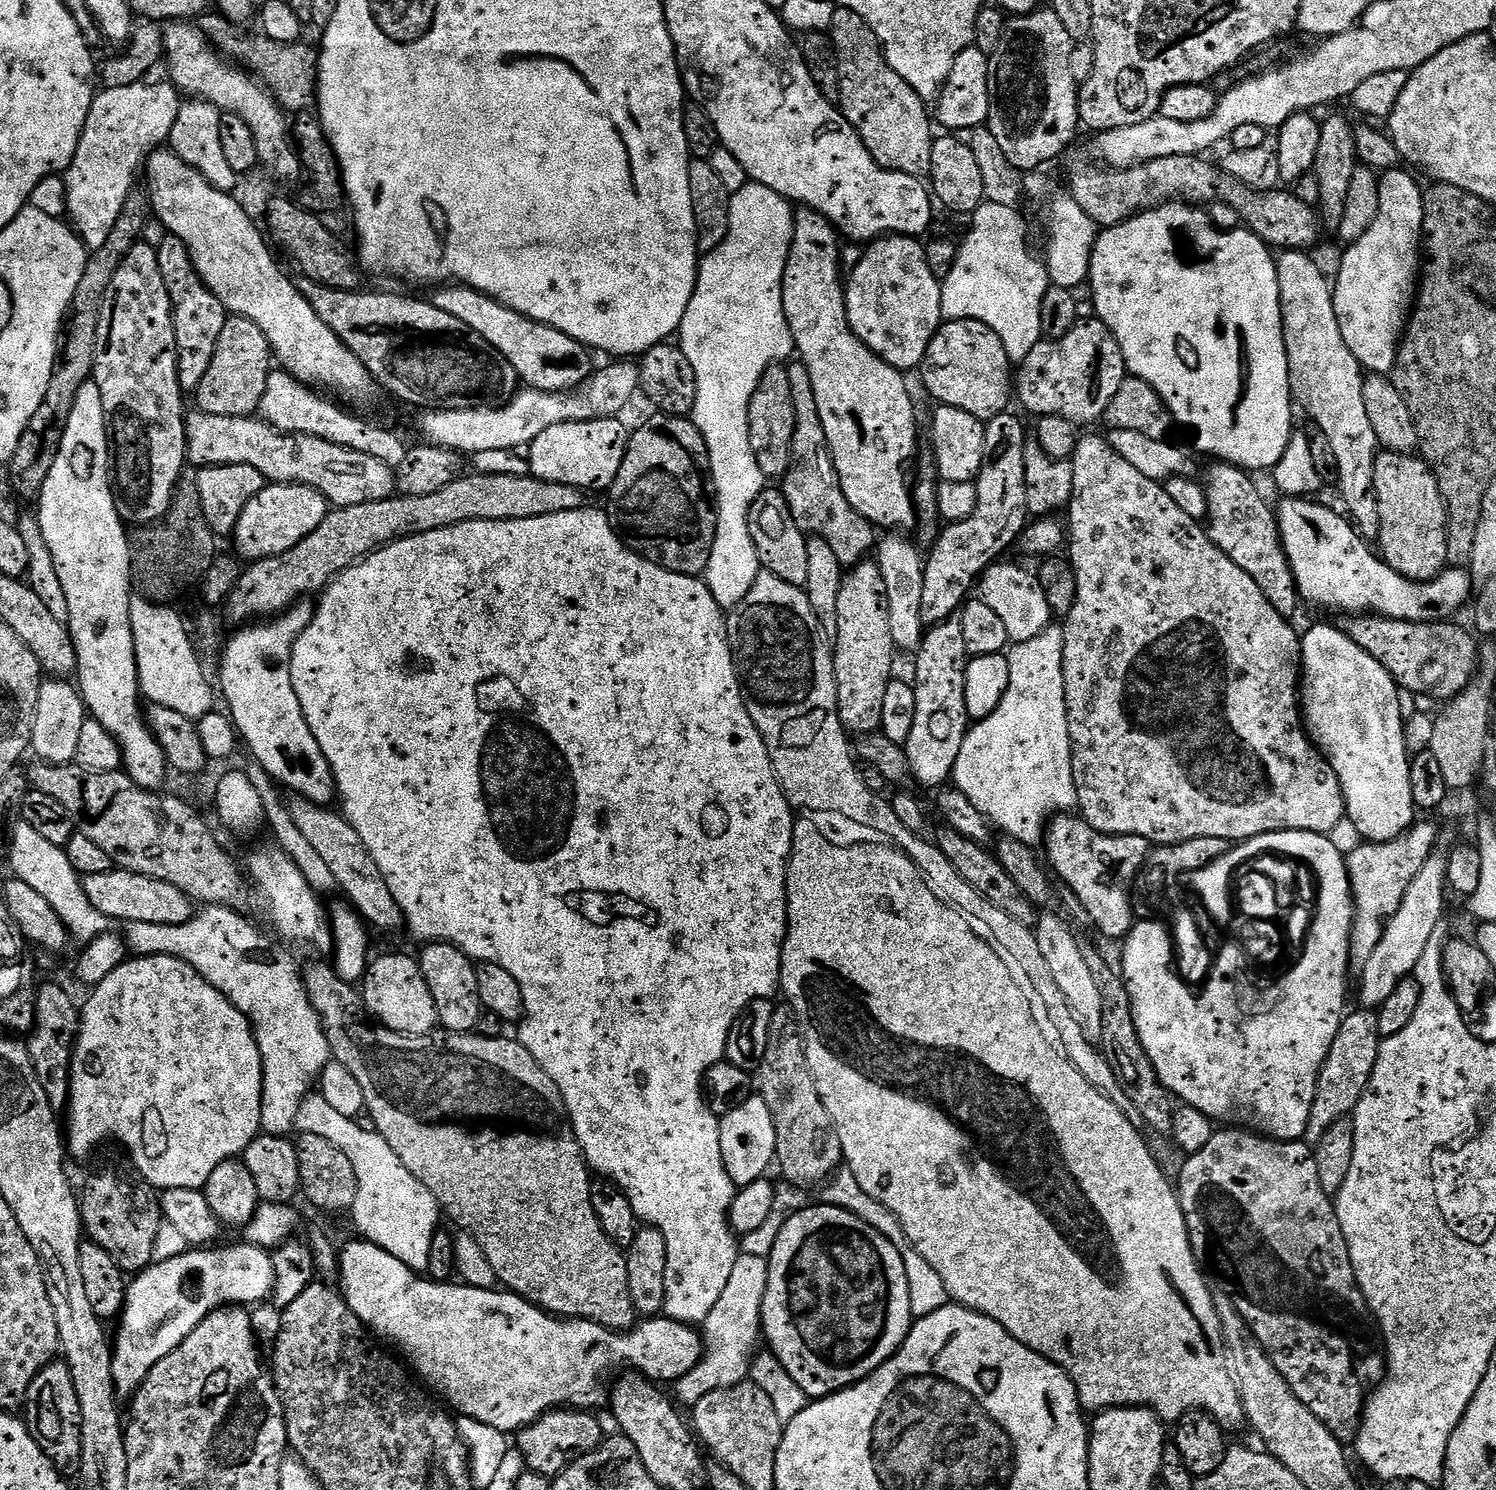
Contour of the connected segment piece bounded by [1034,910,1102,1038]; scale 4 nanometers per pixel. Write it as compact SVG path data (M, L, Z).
M1044 910L1037 915L1034 931L1038 938L1038 947L1042 950L1042 958L1050 966L1050 974L1058 990L1062 990L1062 998L1070 1006L1070 1010L1076 1015L1076 1021L1082 1026L1084 1033L1089 1038L1100 1035L1100 1019L1102 1018L1102 998L1098 995L1098 989L1094 983L1094 974L1090 974L1090 966L1086 966L1086 960L1082 958L1081 943L1076 942L1076 936L1068 929L1069 921L1063 915L1055 916L1054 913Z

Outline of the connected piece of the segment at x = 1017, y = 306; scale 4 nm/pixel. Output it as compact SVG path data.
M985 202L980 205L977 212L971 213L970 220L972 220L972 229L969 230L964 244L962 240L962 243L959 245L954 266L940 286L942 290L942 314L944 315L944 320L978 319L978 321L984 322L986 326L992 327L1001 336L1002 343L1006 346L1006 353L1009 355L1011 363L1016 366L1024 361L1026 354L1030 354L1030 350L1034 350L1034 346L1039 344L1042 339L1042 298L1046 298L1046 290L1050 286L1047 263L1040 256L1036 257L1028 249L1028 224L1024 221L1024 216L1020 211L1021 209L1019 207L1011 208L1002 202L996 202L996 204Z

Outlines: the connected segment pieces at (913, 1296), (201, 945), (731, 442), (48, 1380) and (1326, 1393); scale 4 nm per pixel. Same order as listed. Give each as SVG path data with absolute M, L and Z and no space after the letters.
M837 1171L824 1186L823 1203L832 1204L836 1208L854 1214L862 1222L866 1222L874 1230L878 1230L878 1234L882 1234L895 1246L898 1254L902 1254L902 1262L906 1266L906 1282L910 1286L910 1310L913 1317L929 1316L942 1310L945 1304L949 1303L950 1297L946 1285L942 1283L942 1278L938 1278L934 1266L930 1266L930 1262L926 1262L926 1258L922 1258L922 1254L918 1254L918 1250L914 1250L914 1246L906 1238L898 1218L894 1214L890 1214L890 1210L886 1210L886 1206L882 1206L882 1202L874 1202L874 1198L870 1198L870 1194L866 1194L866 1190L862 1190L862 1186L858 1186L858 1178L854 1178L852 1172Z
M204 906L193 915L192 919L178 926L158 926L154 922L134 922L123 929L122 935L131 951L136 956L169 956L178 958L194 970L214 990L226 994L235 1008L240 1010L256 1035L258 1050L262 1054L264 1085L262 1086L262 1122L263 1135L287 1137L288 1131L296 1128L298 1110L302 1102L317 1087L325 1066L332 1060L330 1042L322 1030L322 1022L308 1001L304 989L301 969L283 968L276 964L272 956L252 956L264 944L264 936L251 924L228 906Z
M749 182L742 186L742 190L733 192L730 202L730 230L722 246L707 253L699 261L696 289L690 298L690 306L686 306L686 314L682 318L678 333L680 349L684 351L686 358L690 358L690 366L694 366L694 378L698 382L698 398L694 402L690 419L698 426L706 442L716 497L716 533L706 583L718 606L725 610L736 608L738 602L742 602L742 598L750 594L750 586L754 586L762 571L758 550L754 550L754 538L750 538L748 519L750 506L765 491L766 472L758 466L754 450L750 446L748 407L750 398L754 390L758 390L758 382L766 374L766 370L787 361L787 356L793 355L796 346L784 313L782 296L784 271L794 238L795 217L793 201L770 190L770 186Z
M63 1362L47 1364L45 1368L30 1382L30 1390L26 1397L26 1423L32 1435L53 1464L61 1470L79 1465L82 1454L82 1405L78 1402L78 1394L74 1391L74 1378L70 1378L68 1365Z
M1228 1126L1223 1130L1213 1131L1210 1142L1184 1161L1185 1164L1180 1168L1178 1195L1182 1214L1186 1218L1192 1253L1197 1260L1207 1267L1208 1264L1212 1267L1212 1272L1220 1283L1219 1291L1228 1296L1230 1302L1234 1302L1238 1314L1248 1324L1249 1330L1255 1334L1256 1340L1262 1345L1264 1351L1268 1353L1274 1370L1278 1370L1278 1374L1282 1374L1282 1378L1290 1386L1294 1398L1298 1398L1298 1402L1302 1402L1302 1406L1306 1406L1310 1414L1318 1418L1318 1422L1327 1426L1336 1440L1355 1441L1364 1415L1364 1401L1368 1399L1373 1387L1379 1385L1386 1375L1386 1349L1384 1338L1380 1335L1380 1326L1376 1323L1376 1316L1370 1310L1356 1281L1354 1266L1350 1262L1350 1250L1346 1246L1346 1238L1338 1222L1333 1197L1328 1196L1326 1190L1322 1190L1322 1182L1318 1182L1318 1162L1315 1151L1307 1143L1298 1140L1270 1140L1267 1136Z

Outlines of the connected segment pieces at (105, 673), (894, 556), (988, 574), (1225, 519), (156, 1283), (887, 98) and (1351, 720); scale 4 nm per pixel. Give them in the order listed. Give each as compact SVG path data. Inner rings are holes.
M93 379L87 380L82 390L78 390L78 398L74 398L74 410L70 410L70 422L62 438L62 450L58 450L58 458L54 458L54 466L44 486L38 497L38 519L43 525L42 536L53 558L54 570L57 571L69 607L66 623L74 642L76 667L80 676L78 687L87 715L97 720L116 739L123 767L134 783L149 790L163 789L164 779L170 776L168 760L164 757L162 746L158 746L154 734L148 729L142 708L140 712L142 693L131 630L131 602L134 599L132 546L126 525L116 509L116 494L110 479L108 427L106 414L102 410L102 390L98 390Z
M884 534L874 549L876 565L882 570L886 582L886 598L890 610L890 638L894 638L901 653L915 653L924 640L926 626L922 622L922 582L924 581L925 557L921 549L911 544L904 534Z
M997 562L986 569L978 581L978 596L994 614L998 614L998 618L1002 618L1012 644L1030 642L1030 638L1038 638L1053 623L1050 602L1046 602L1046 594L1042 594L1040 581L1033 573L1031 576L1016 564L1004 563Z
M1223 462L1209 465L1208 473L1202 477L1204 493L1208 496L1208 537L1222 554L1230 558L1230 562L1234 562L1234 566L1242 566L1242 570L1258 582L1258 590L1266 594L1270 606L1274 606L1278 614L1292 618L1296 607L1302 604L1302 597L1296 590L1296 579L1284 553L1284 543L1280 541L1280 521L1273 505L1271 508L1264 501L1263 494L1252 481L1255 479L1243 468Z
M241 1242L241 1244L236 1244L233 1248L216 1248L220 1246L204 1246L199 1250L184 1250L188 1252L180 1252L177 1256L168 1256L165 1260L157 1259L155 1262L148 1265L143 1272L139 1273L129 1283L128 1293L124 1299L124 1310L120 1313L118 1317L118 1325L120 1324L120 1329L117 1330L116 1336L114 1332L114 1343L112 1346L112 1365L114 1366L114 1386L116 1387L117 1393L121 1397L128 1398L144 1385L144 1379L150 1374L150 1370L154 1366L158 1366L158 1362L162 1358L166 1358L166 1354L170 1354L178 1346L182 1346L182 1342L203 1319L207 1318L211 1312L216 1309L223 1308L224 1305L243 1305L243 1306L253 1306L259 1300L264 1300L273 1295L276 1290L276 1275L274 1274L274 1262L272 1261L272 1252L267 1248L259 1248L256 1244L250 1244L247 1242Z
M840 6L833 11L830 35L838 58L838 107L876 159L876 165L891 172L931 177L934 120L929 105L886 62L874 30L854 10Z
M1339 627L1323 632L1312 628L1302 636L1302 723L1309 740L1320 750L1334 770L1344 791L1344 810L1346 818L1354 822L1358 834L1365 841L1385 844L1408 831L1418 820L1418 809L1412 797L1410 786L1410 754L1404 741L1404 721L1406 712L1400 709L1401 689L1396 687L1394 678L1380 666L1374 658L1357 651L1356 672L1360 675L1357 684L1320 684L1320 644L1332 647L1332 656L1344 660L1348 656L1350 641Z

